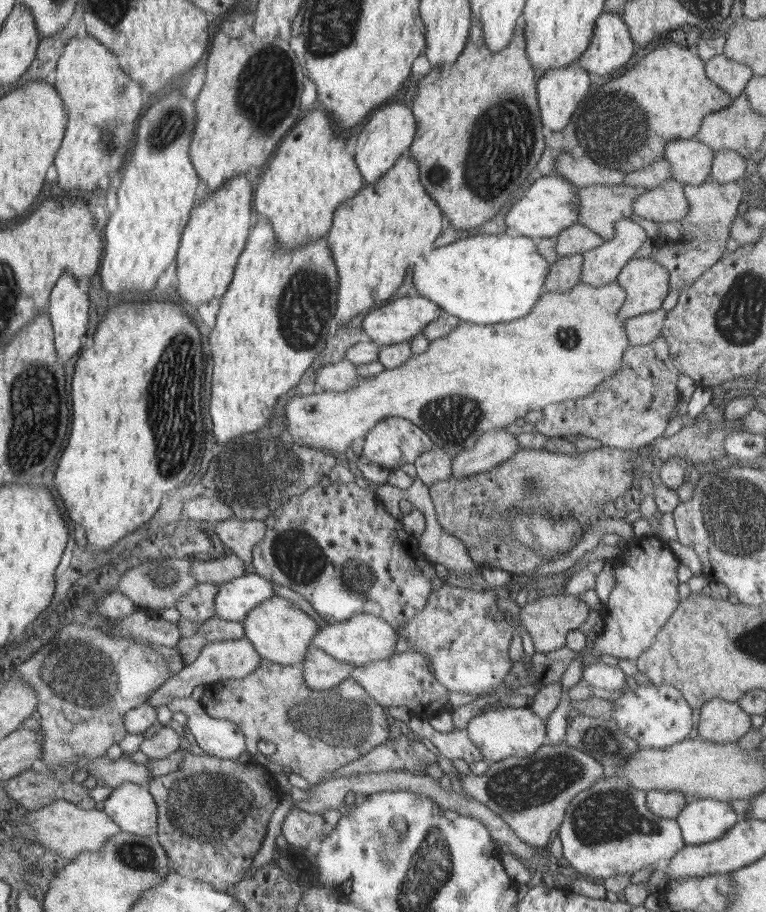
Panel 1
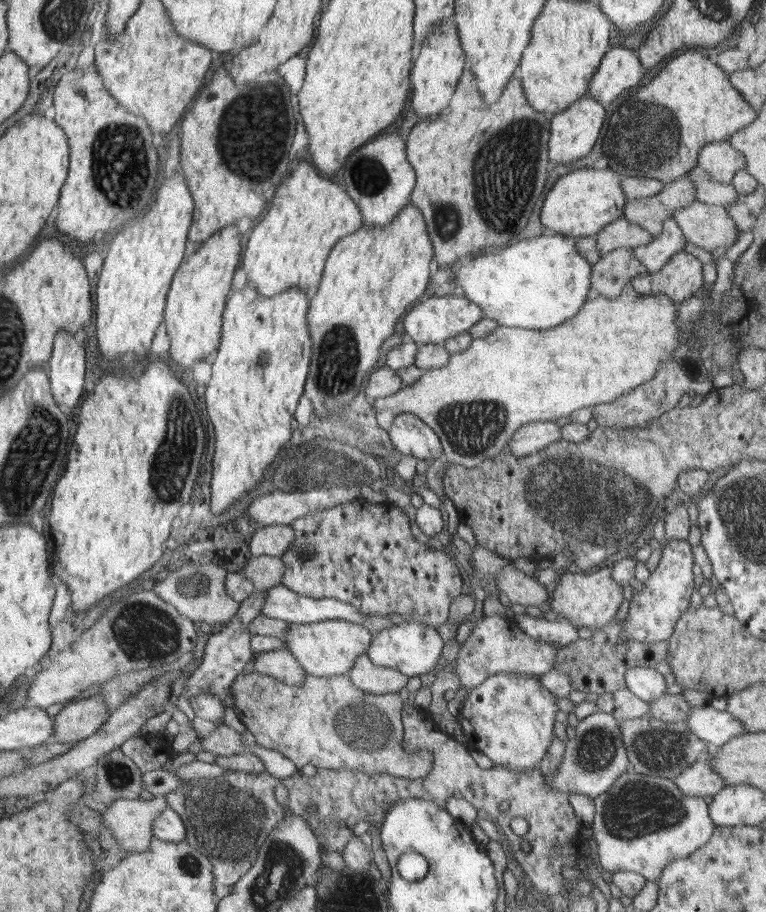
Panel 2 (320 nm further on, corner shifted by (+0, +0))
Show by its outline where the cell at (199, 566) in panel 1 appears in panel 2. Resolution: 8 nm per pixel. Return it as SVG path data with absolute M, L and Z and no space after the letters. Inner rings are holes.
M252 556L242 574L253 582L256 591L268 591L281 584L285 573L285 562L277 556Z

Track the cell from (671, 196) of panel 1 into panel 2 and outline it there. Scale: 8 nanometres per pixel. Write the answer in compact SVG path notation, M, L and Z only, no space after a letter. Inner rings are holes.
M694 201L673 212L672 219L688 243L708 253L720 247L730 249L738 241L739 228L721 203Z

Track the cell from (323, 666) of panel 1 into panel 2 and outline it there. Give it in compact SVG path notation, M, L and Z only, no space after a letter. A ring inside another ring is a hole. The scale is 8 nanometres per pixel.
M366 655L359 656L355 660L355 666L346 675L350 676L358 688L378 695L399 692L409 679L406 673L398 669L375 665Z

